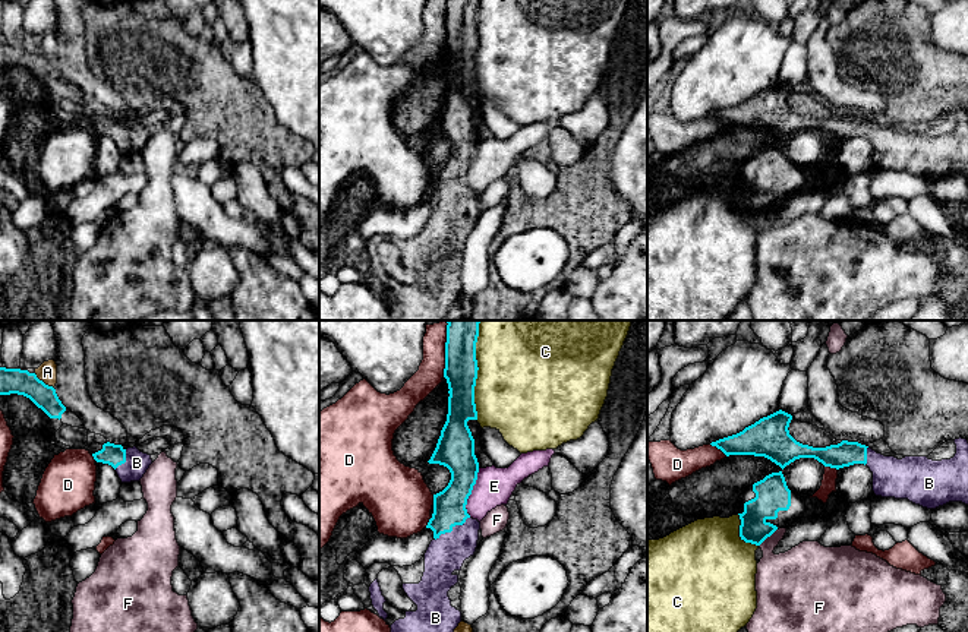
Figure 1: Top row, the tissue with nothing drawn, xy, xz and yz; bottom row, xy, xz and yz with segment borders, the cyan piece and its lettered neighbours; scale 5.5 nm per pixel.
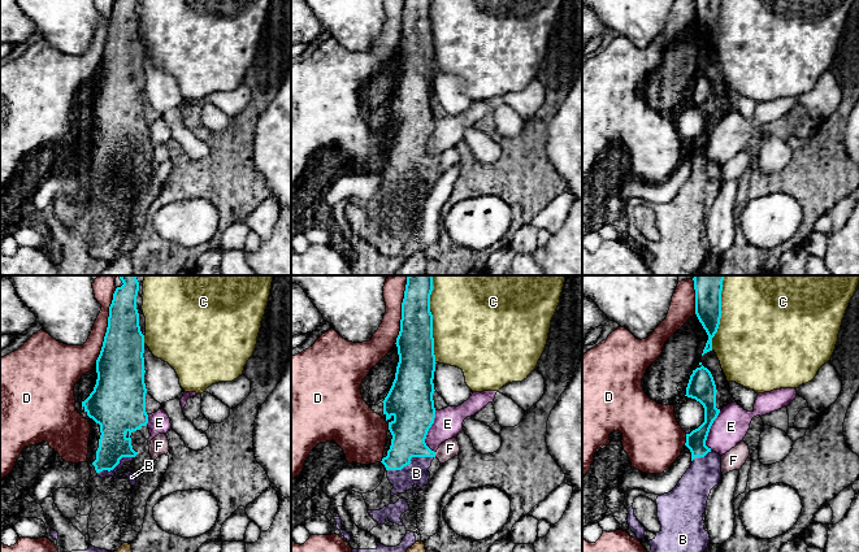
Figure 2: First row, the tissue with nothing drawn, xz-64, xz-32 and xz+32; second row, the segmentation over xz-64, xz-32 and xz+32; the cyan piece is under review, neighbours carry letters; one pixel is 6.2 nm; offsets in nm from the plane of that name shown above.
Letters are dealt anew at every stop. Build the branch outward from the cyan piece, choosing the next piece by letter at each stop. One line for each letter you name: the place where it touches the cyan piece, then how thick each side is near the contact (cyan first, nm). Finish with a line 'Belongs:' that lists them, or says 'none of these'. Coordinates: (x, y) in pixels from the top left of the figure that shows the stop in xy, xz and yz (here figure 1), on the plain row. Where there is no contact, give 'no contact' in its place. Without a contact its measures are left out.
B: meets cyan in xz at (451, 202); 180 nm thick on the cyan side, 200 nm on the other
Belongs: B

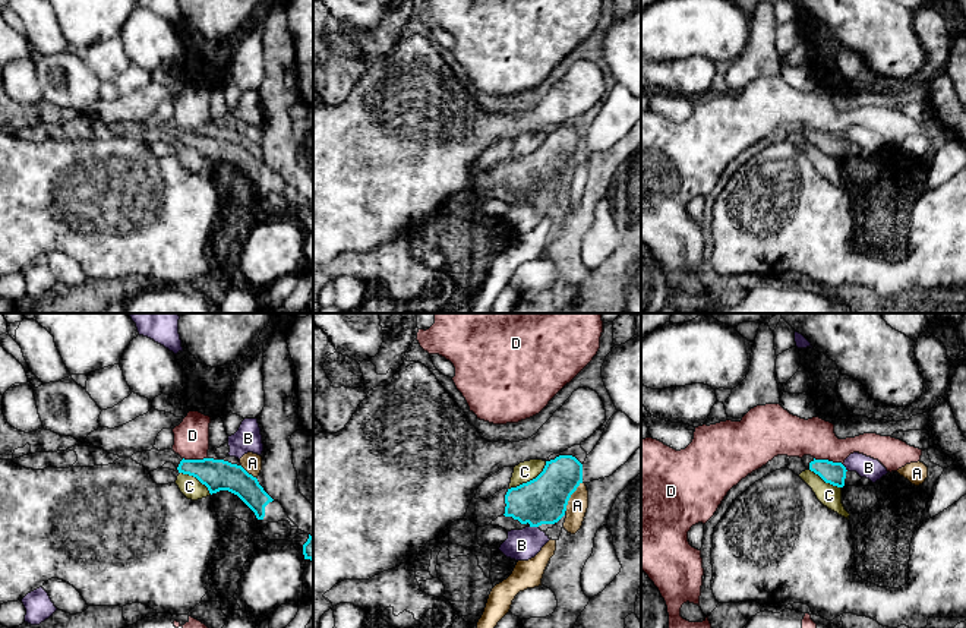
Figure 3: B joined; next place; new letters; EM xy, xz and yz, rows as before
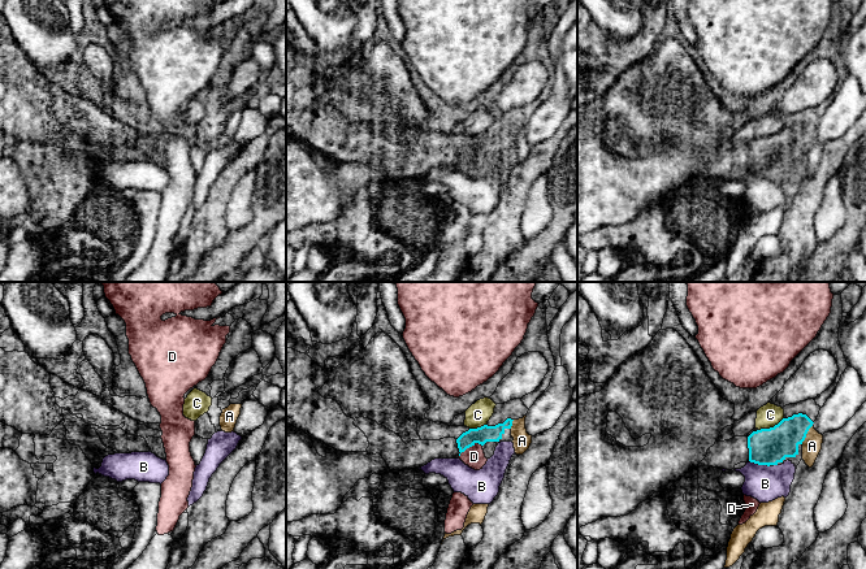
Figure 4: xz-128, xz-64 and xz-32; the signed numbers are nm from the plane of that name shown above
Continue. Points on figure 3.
Belongs: none of these

